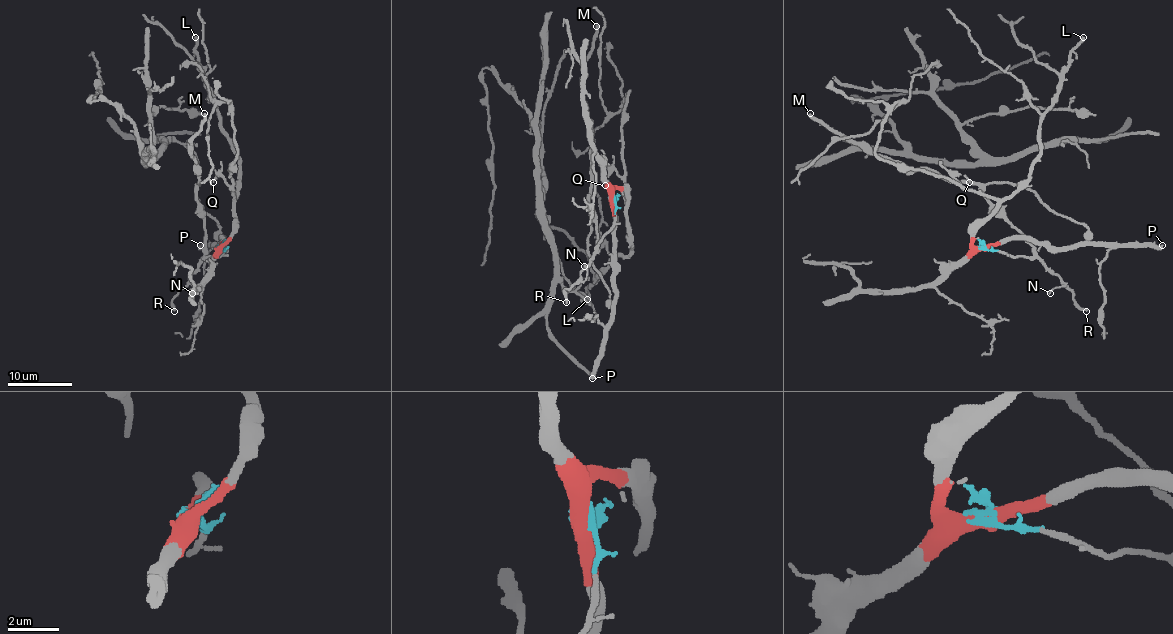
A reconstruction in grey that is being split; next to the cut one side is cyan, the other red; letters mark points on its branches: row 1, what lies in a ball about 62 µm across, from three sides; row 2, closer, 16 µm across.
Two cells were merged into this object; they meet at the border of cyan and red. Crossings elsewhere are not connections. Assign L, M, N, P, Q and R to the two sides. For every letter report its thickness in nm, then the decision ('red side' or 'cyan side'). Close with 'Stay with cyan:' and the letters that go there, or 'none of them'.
L: 340 nm thick; red side
M: 320 nm thick; cyan side
N: 140 nm thick; cyan side
P: 440 nm thick; red side
Q: 130 nm thick; red side
R: 240 nm thick; cyan side
Stay with cyan: M, N, R

